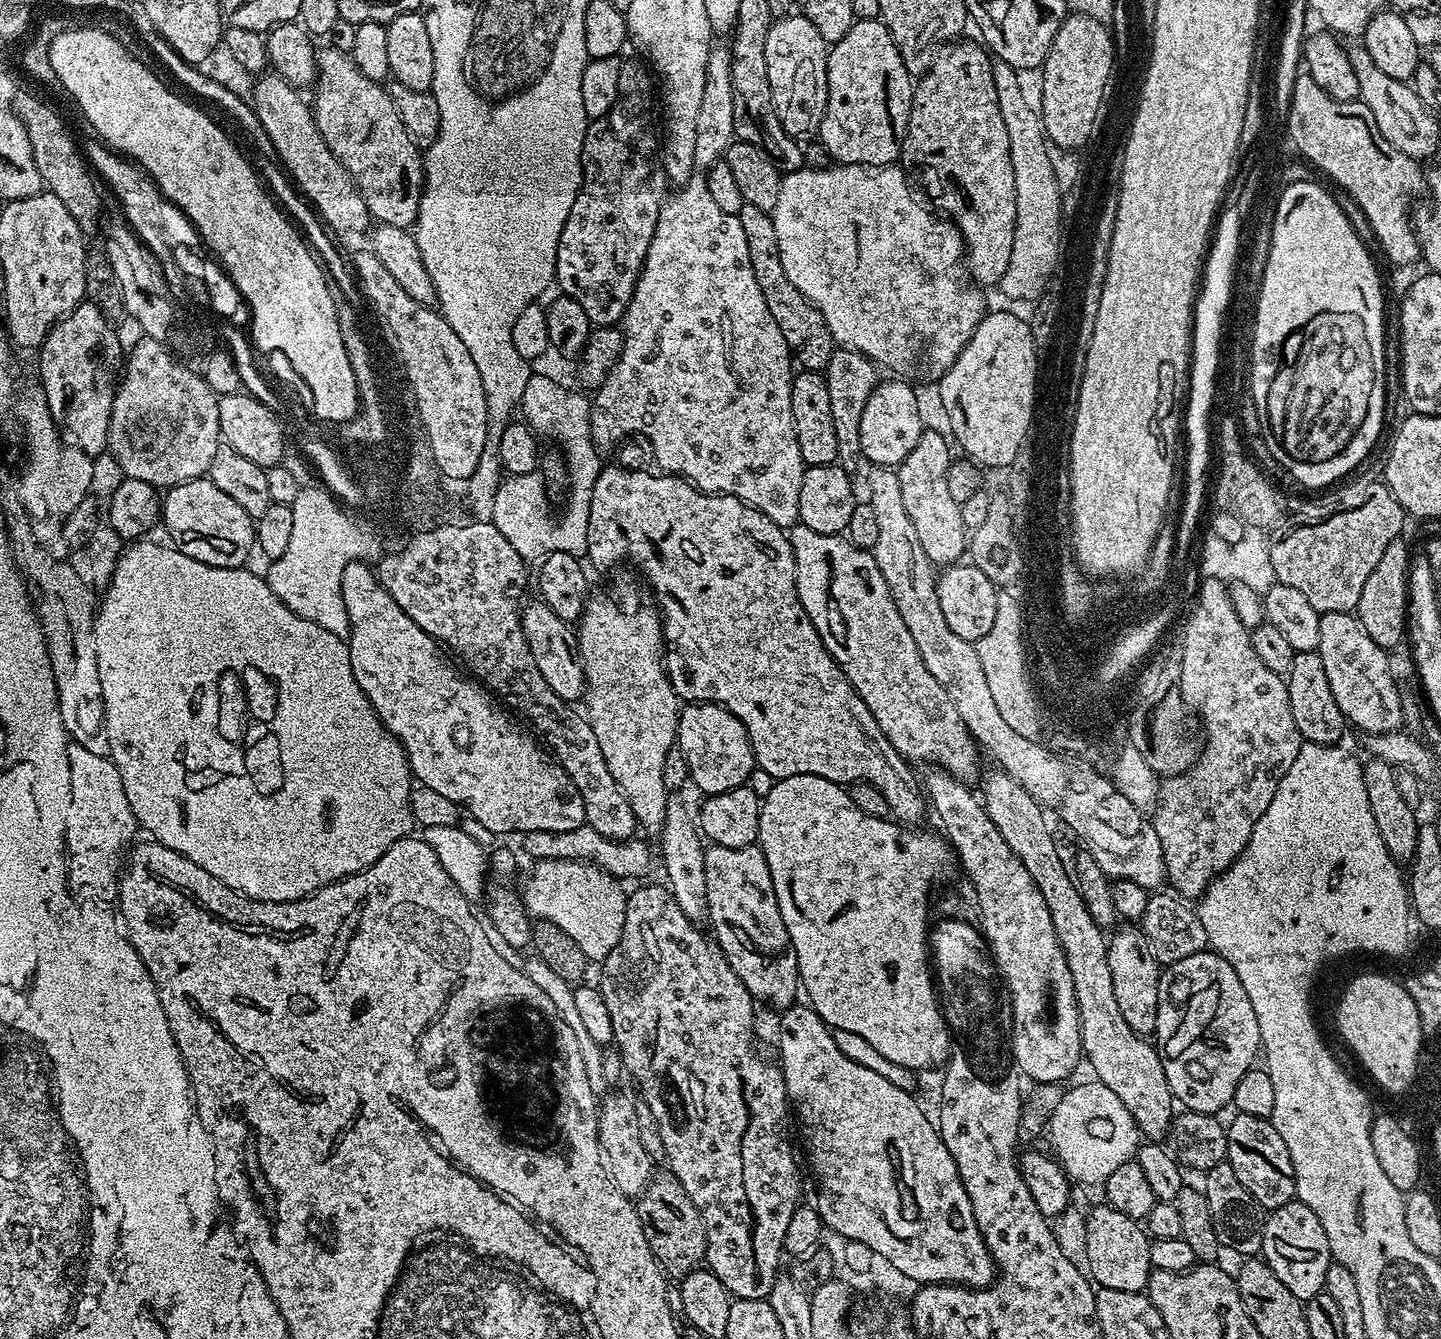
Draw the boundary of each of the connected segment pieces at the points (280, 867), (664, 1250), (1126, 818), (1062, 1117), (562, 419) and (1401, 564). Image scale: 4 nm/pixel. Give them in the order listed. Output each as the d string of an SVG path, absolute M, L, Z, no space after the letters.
M146 542L129 543L121 555L115 557L114 564L120 567L120 576L113 575L110 579L112 592L108 592L104 604L104 616L100 616L100 620L148 620L148 732L140 732L140 736L144 736L144 744L148 744L148 748L136 748L136 752L128 752L128 748L106 748L106 752L118 770L118 774L122 774L122 780L152 780L152 808L172 808L172 812L168 812L167 851L177 856L190 858L190 862L194 862L194 866L198 866L203 875L218 878L218 882L222 882L237 894L246 896L250 900L264 900L265 902L300 900L303 896L311 896L313 892L317 892L319 888L324 888L327 884L345 880L348 876L365 872L370 866L374 866L374 862L378 862L378 858L382 858L382 854L386 854L386 850L390 850L390 846L394 846L394 842L398 842L413 831L412 784L414 785L414 777L408 765L408 755L404 752L404 747L389 734L386 726L376 716L366 694L362 694L362 690L350 670L350 650L347 639L338 634L330 634L330 630L322 630L322 626L294 614L294 610L290 610L290 606L286 606L282 602L282 598L278 598L278 594L274 594L274 590L270 590L267 579L263 575L255 576L254 573L248 572L247 567L206 566L194 558L186 558L186 554L182 554L174 547L165 546L163 548L160 544L144 543Z
M657 1171L639 1195L637 1212L652 1256L669 1277L674 1276L676 1280L680 1280L703 1263L708 1245L706 1230L701 1215L686 1194L685 1188L671 1171L663 1171Z
M890 468L871 469L872 473L868 476L868 496L867 503L871 504L874 514L878 521L878 542L874 542L874 546L870 549L872 556L878 562L878 570L882 570L882 578L886 578L886 586L890 586L890 598L894 598L894 606L898 606L898 614L902 614L902 622L906 622L906 630L910 630L910 638L914 638L914 646L918 646L918 654L922 654L922 662L926 662L926 670L930 670L930 674L934 674L934 678L938 678L938 686L942 686L942 690L946 690L946 694L950 694L950 702L954 702L954 707L958 709L958 715L962 717L962 722L966 722L966 730L970 730L970 734L975 738L977 745L985 753L988 752L997 760L999 771L1006 773L1010 778L1014 778L1014 782L1018 782L1018 786L1022 786L1022 790L1026 790L1026 794L1030 794L1030 798L1034 798L1034 802L1038 802L1040 807L1047 810L1049 813L1057 812L1060 815L1060 820L1073 832L1076 836L1081 836L1084 839L1083 847L1092 853L1094 862L1098 862L1098 866L1102 866L1102 870L1110 878L1121 876L1124 880L1133 880L1140 888L1148 888L1147 890L1156 890L1165 883L1166 873L1164 870L1164 851L1158 842L1158 834L1154 830L1151 819L1145 815L1141 809L1136 807L1134 801L1120 794L1111 779L1107 775L1104 776L1100 772L1095 772L1092 766L1084 767L1082 765L1070 765L1065 763L1062 758L1056 757L1048 746L1041 743L1040 740L1031 740L1030 738L1022 738L1022 734L1017 734L1010 725L1002 718L1002 713L998 711L998 706L994 703L994 697L990 691L990 686L986 682L986 673L982 671L982 661L978 658L978 650L975 643L966 638L958 638L958 634L954 634L954 630L950 630L950 626L946 626L946 617L942 614L942 602L938 600L938 590L936 582L938 572L934 565L930 562L930 558L926 558L926 550L922 550L922 542L918 542L918 534L914 530L914 522L910 522L910 514L906 514L906 505L902 499L902 486L898 486L898 471Z
M1099 1080L1090 1085L1071 1086L1063 1093L1060 1101L1050 1112L1050 1123L1052 1122L1052 1144L1054 1155L1059 1160L1064 1172L1069 1180L1080 1186L1088 1184L1103 1185L1105 1180L1118 1170L1118 1166L1126 1166L1126 1162L1134 1159L1137 1148L1142 1143L1142 1133L1140 1127L1134 1122L1130 1110L1122 1106L1122 1101L1118 1099L1118 1094L1110 1090L1110 1086L1101 1084Z
M534 374L530 382L526 382L526 394L522 394L520 408L528 427L541 437L557 436L560 439L564 456L568 459L569 484L568 505L564 508L564 517L561 520L552 520L548 513L548 496L544 493L544 484L539 480L539 475L508 476L498 486L498 494L494 494L494 514L490 522L501 532L502 538L506 538L506 542L510 542L514 550L518 550L525 562L539 561L552 552L565 552L577 558L587 557L588 554L590 498L602 461L601 453L590 434L589 397L576 392L567 392L558 381L551 380L548 376Z
M1398 538L1386 546L1378 566L1366 578L1366 586L1362 586L1362 598L1358 598L1355 615L1366 633L1385 650L1393 650L1406 640L1406 625L1408 623L1408 572L1410 553L1404 538Z

